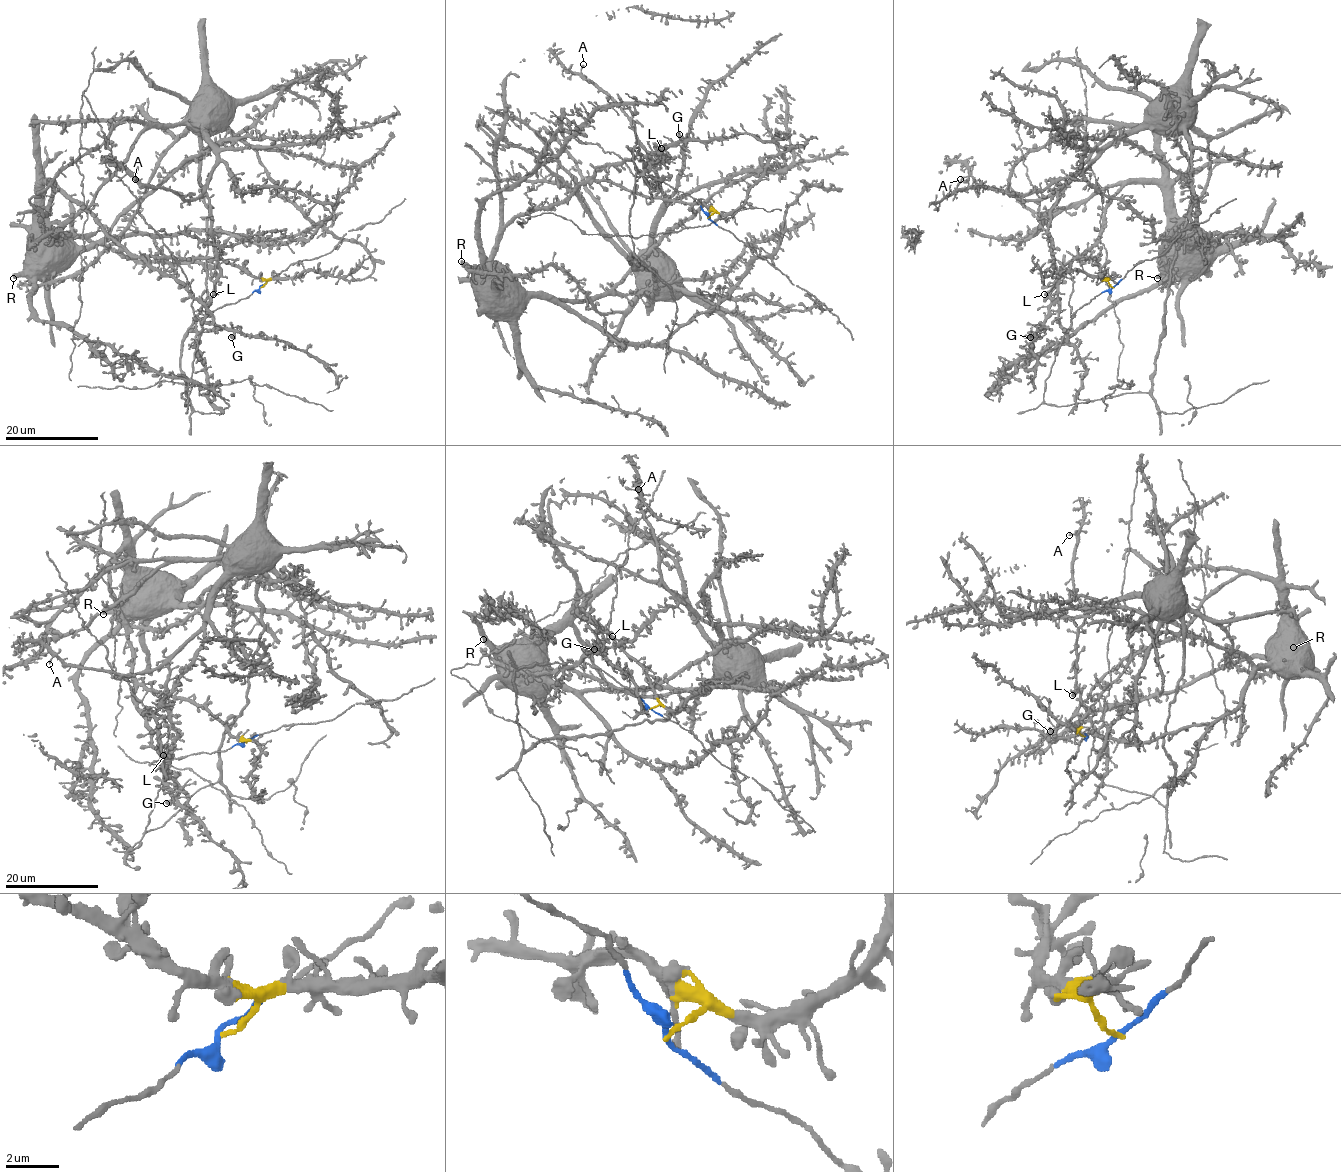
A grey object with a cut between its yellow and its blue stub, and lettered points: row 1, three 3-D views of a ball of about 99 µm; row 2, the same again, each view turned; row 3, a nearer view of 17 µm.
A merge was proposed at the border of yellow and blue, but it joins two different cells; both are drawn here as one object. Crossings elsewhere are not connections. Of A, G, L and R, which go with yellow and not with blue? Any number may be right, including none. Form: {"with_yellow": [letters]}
{"with_yellow": ["G", "R"]}

